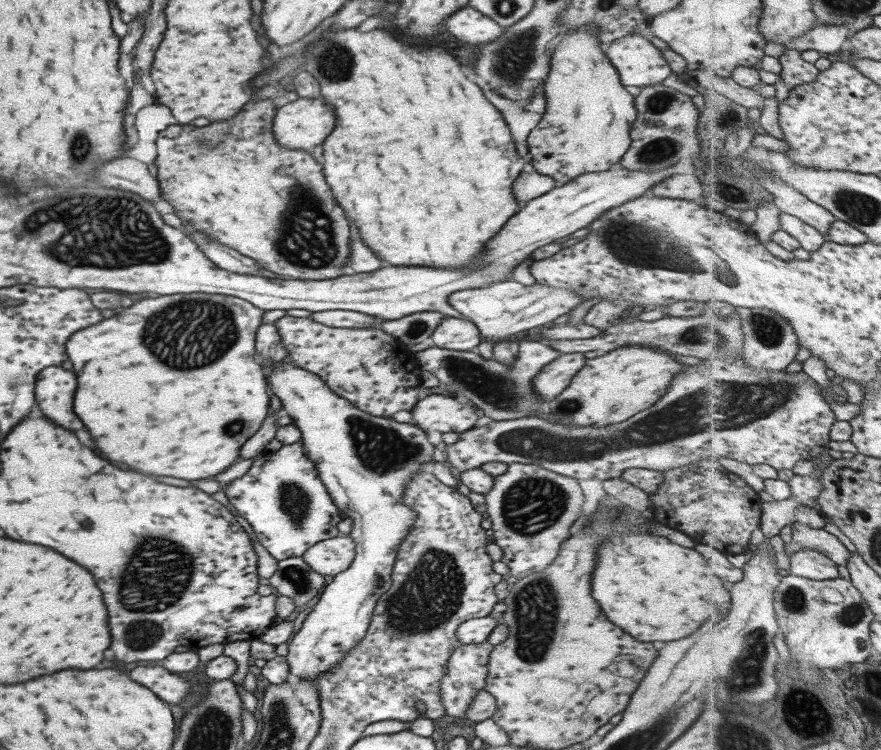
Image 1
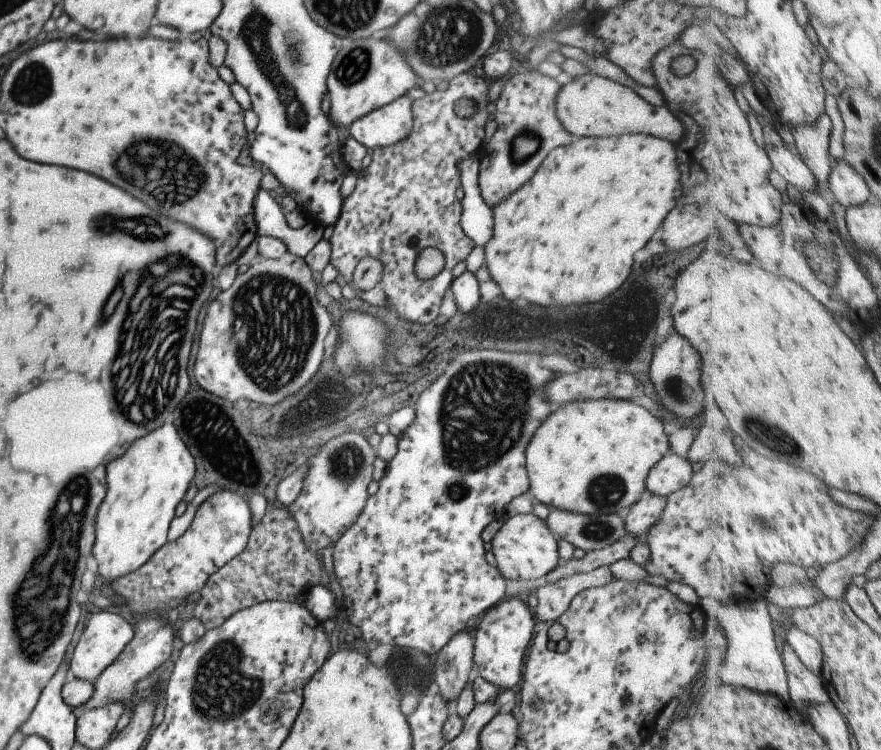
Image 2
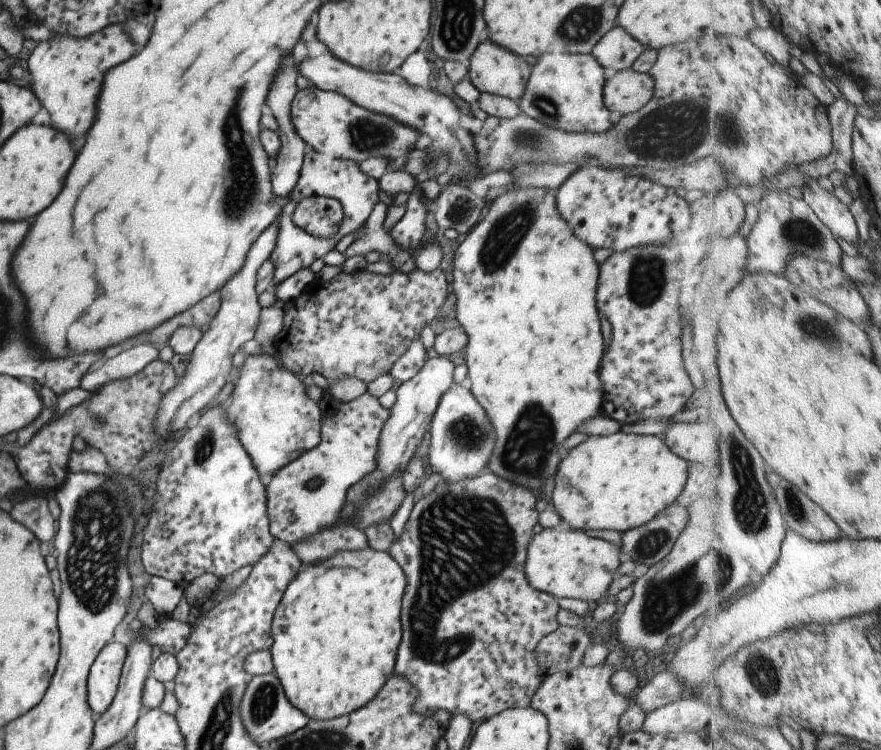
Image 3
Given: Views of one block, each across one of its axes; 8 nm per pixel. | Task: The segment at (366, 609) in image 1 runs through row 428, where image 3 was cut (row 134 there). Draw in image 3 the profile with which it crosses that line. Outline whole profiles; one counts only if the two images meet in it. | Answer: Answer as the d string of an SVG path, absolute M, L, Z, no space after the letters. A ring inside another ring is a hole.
M309 85L295 93L290 104L290 117L296 133L307 144L307 147L322 153L326 158L345 159L359 164L361 161L379 157L385 159L386 164L390 164L393 171L404 170L408 159L407 154L414 148L413 144L415 144L417 136L420 135L418 130L412 129L394 118L371 112L362 106L357 106L338 92L322 91L313 85Z

